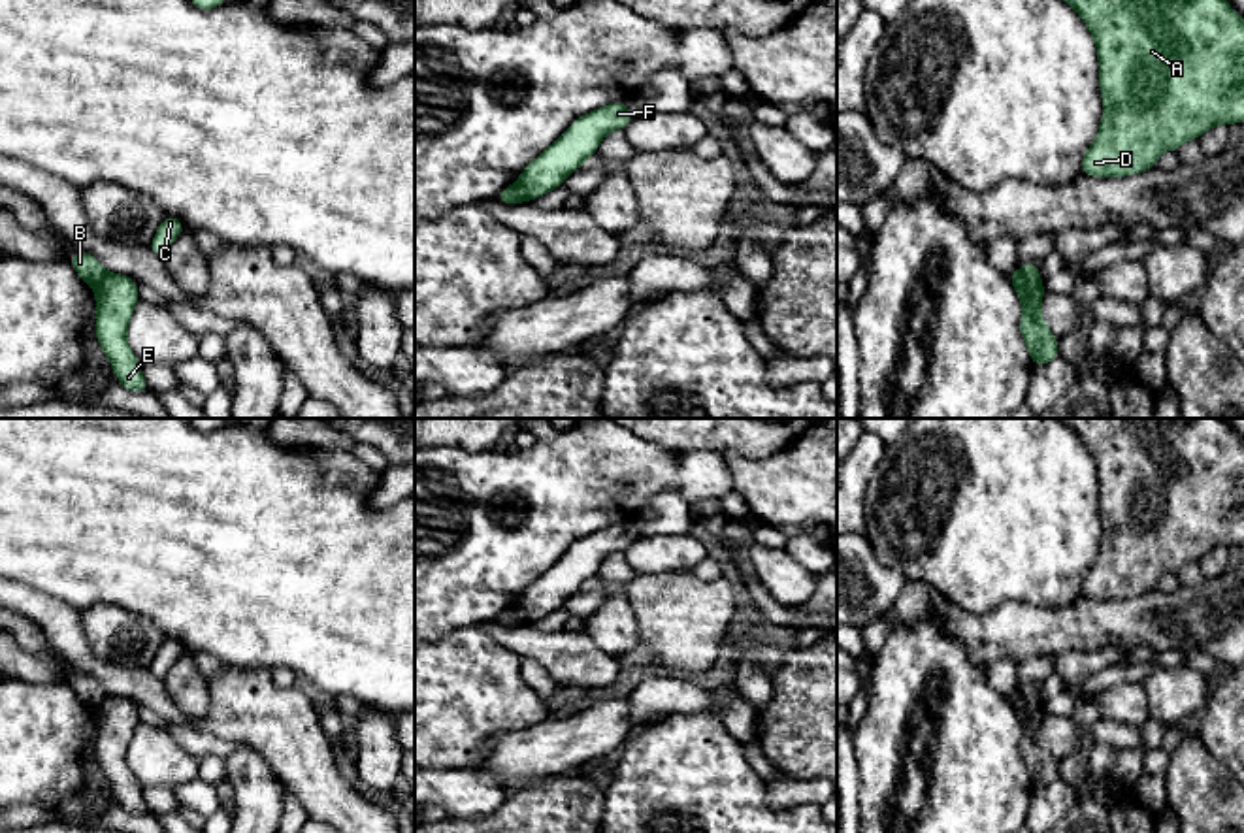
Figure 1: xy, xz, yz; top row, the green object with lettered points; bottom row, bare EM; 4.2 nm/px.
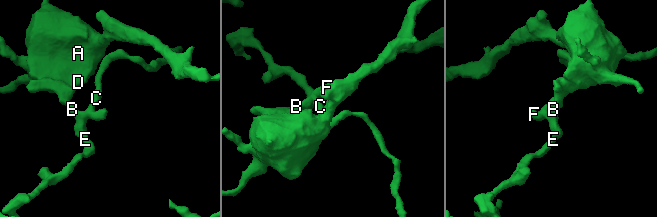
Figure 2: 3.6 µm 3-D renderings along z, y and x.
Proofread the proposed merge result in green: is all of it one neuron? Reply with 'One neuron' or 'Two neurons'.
Two neurons

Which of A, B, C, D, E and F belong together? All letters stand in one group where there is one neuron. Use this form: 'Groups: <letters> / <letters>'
Groups: A B D / C E F

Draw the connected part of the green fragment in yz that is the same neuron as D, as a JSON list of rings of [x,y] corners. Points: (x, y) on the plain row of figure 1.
[[[1057,418],[1067,424],[1086,445],[1095,466],[1099,482],[1099,513],[1103,518],[1103,541],[1093,567],[1082,579],[1080,596],[1088,599],[1127,599],[1155,590],[1163,573],[1178,573],[1184,564],[1201,562],[1216,547],[1244,543],[1244,443],[1221,418]]]

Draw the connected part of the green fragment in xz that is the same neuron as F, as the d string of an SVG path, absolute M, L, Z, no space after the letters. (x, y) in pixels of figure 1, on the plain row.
M624 522L575 541L552 567L522 592L518 605L526 614L526 624L562 609L567 597L596 577L599 564L609 554L624 552L631 543L633 535Z

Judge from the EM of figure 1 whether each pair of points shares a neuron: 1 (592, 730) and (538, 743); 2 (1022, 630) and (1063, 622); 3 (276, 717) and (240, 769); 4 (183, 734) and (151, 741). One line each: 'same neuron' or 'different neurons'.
1: same neuron
2: same neuron
3: different neurons
4: different neurons

